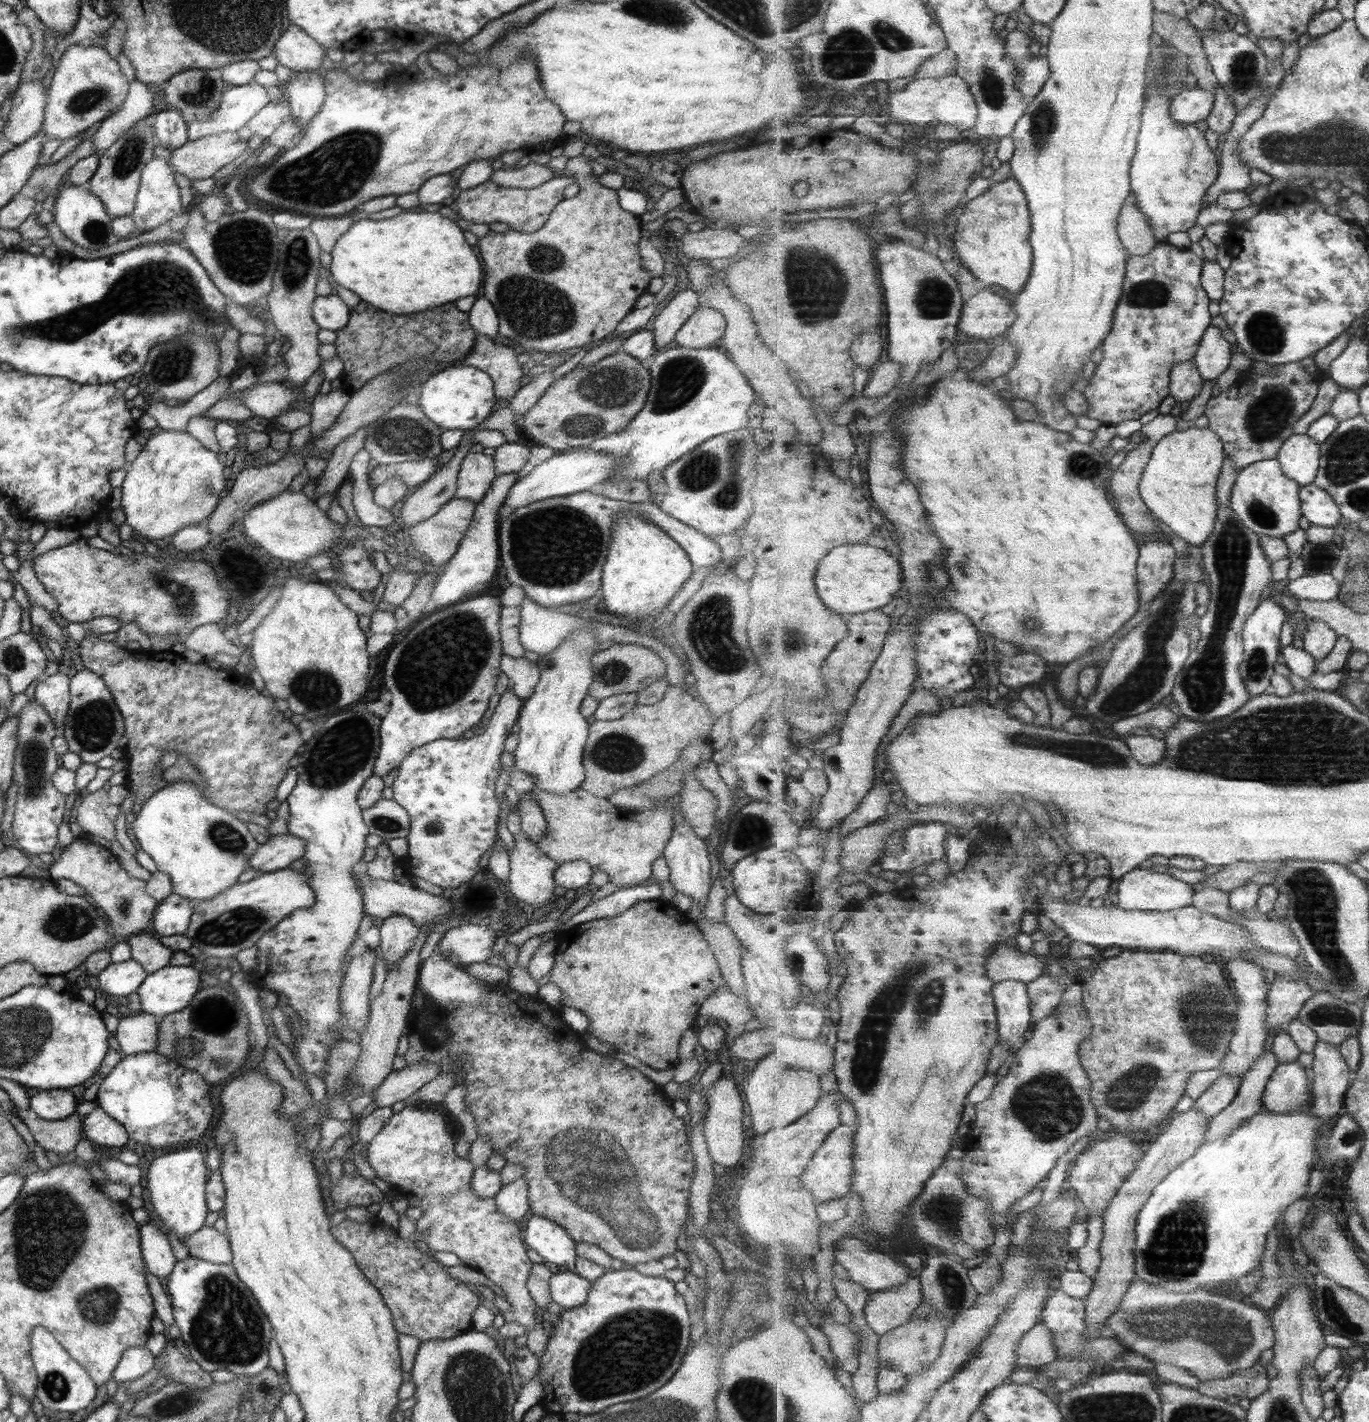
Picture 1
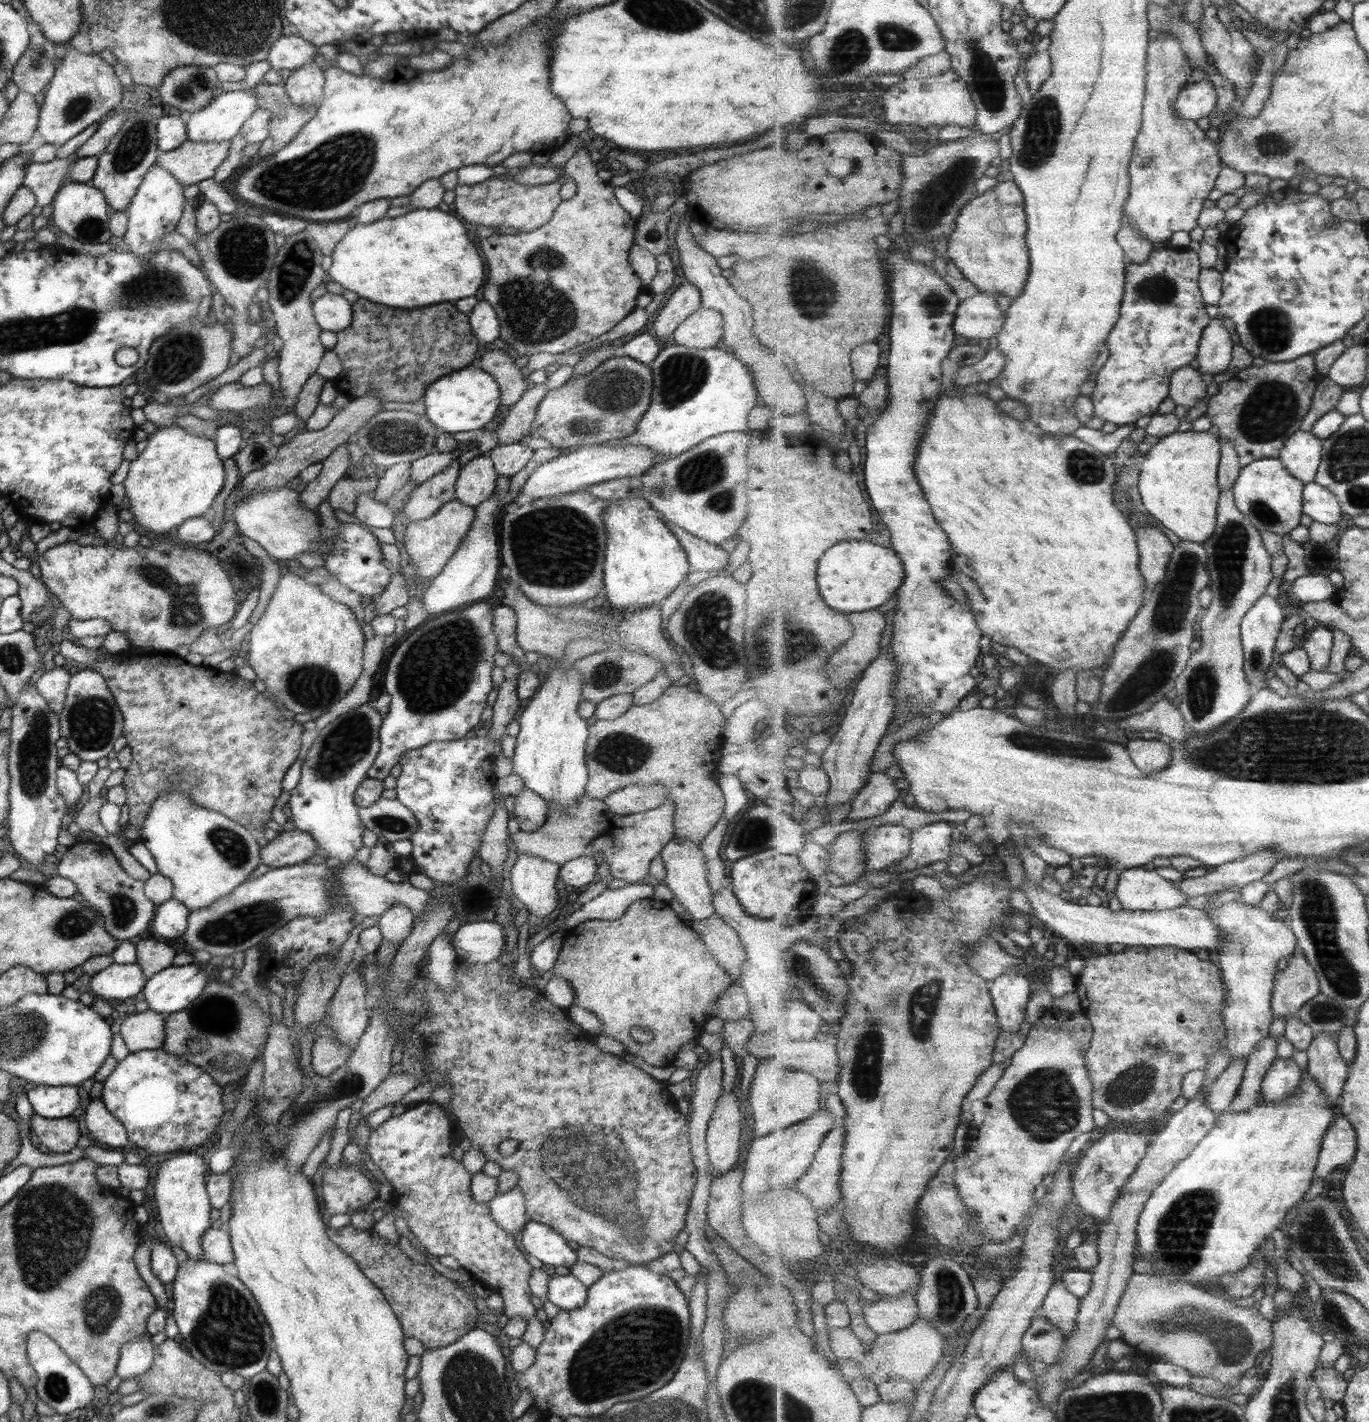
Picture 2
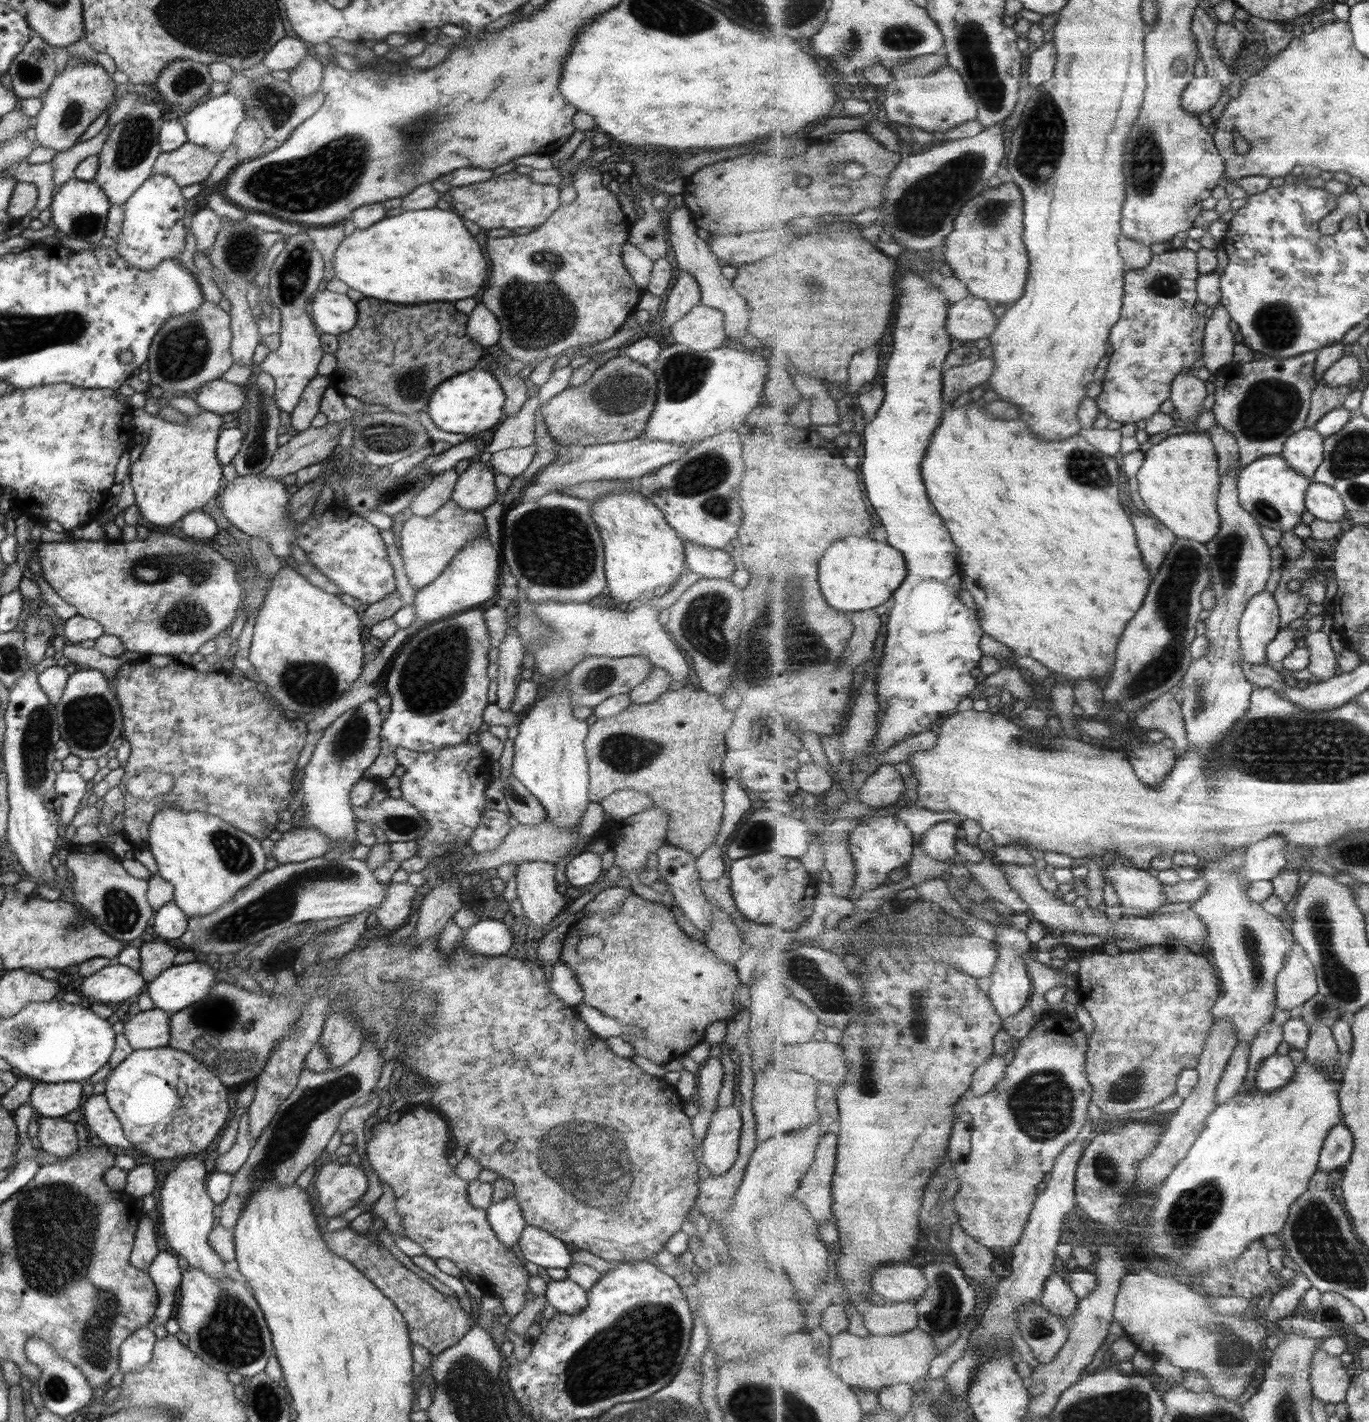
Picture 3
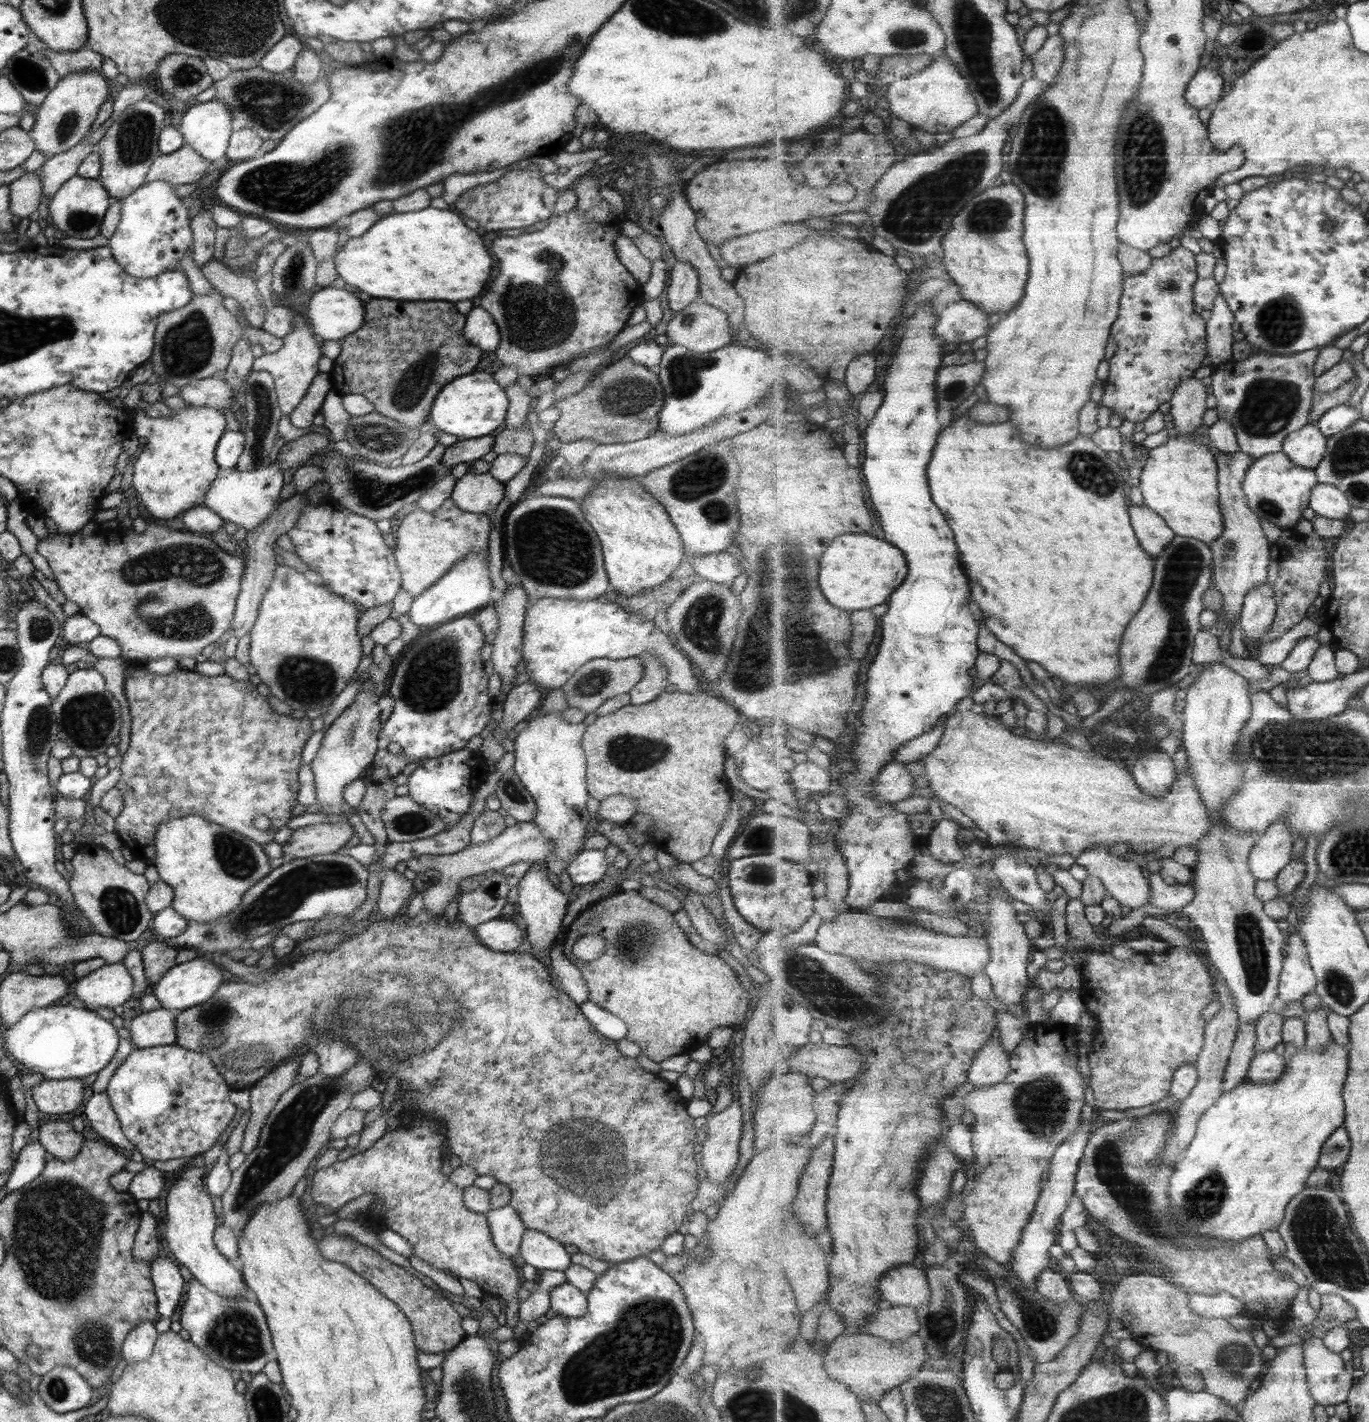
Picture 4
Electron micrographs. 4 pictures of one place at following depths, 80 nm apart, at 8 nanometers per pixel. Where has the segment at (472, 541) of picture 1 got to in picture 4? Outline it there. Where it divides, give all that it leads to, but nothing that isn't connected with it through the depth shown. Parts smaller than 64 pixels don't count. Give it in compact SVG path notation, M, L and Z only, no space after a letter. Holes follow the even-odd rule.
M467 553L462 559L457 560L439 580L436 580L435 584L413 598L410 609L406 612L410 616L410 621L418 627L430 629L434 625L471 614L473 610L487 604L492 588L487 568L489 568L487 555Z

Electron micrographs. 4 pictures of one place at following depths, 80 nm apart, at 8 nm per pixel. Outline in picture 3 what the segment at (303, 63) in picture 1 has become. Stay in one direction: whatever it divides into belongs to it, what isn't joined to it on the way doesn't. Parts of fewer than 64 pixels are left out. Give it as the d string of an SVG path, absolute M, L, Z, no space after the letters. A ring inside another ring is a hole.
M284 35L283 38L275 41L275 44L272 44L269 52L263 57L261 64L270 71L290 71L299 64L306 52L307 49L303 41Z

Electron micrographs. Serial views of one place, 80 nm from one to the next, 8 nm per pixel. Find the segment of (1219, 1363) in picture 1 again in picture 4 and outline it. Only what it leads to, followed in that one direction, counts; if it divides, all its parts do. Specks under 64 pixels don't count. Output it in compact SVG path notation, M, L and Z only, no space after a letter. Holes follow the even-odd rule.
M1141 1273L1140 1275L1125 1275L1118 1277L1113 1284L1109 1299L1109 1316L1121 1319L1125 1311L1133 1313L1133 1322L1127 1324L1133 1338L1146 1348L1155 1351L1166 1351L1173 1357L1177 1366L1193 1366L1202 1374L1205 1382L1205 1391L1226 1400L1231 1406L1239 1406L1245 1402L1250 1393L1253 1381L1261 1378L1263 1373L1263 1352L1253 1335L1256 1329L1237 1330L1231 1326L1229 1320L1207 1320L1199 1316L1190 1305L1187 1292L1173 1284L1162 1275Z

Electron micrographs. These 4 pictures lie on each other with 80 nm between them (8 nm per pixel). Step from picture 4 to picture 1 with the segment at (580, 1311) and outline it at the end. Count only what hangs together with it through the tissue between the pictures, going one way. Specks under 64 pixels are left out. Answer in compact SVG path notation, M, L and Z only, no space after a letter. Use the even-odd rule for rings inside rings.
M571 1270L559 1271L550 1276L550 1297L562 1310L578 1307L584 1303L590 1286L590 1281Z

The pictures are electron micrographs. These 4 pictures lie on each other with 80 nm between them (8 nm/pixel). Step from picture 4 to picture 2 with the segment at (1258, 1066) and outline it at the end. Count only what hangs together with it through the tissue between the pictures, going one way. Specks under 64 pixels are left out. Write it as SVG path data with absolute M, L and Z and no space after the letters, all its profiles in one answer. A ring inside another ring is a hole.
M1277 1057L1263 1079L1262 1096L1279 1104L1293 1096L1303 1081L1303 1070L1293 1058Z

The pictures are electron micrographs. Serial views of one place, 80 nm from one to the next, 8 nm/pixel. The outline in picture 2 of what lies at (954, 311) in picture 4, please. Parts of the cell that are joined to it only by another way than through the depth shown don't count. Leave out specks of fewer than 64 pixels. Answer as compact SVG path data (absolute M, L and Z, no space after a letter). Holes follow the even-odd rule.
M978 291L972 297L961 300L954 329L966 339L997 337L1006 323L1007 314L1001 311L995 296Z

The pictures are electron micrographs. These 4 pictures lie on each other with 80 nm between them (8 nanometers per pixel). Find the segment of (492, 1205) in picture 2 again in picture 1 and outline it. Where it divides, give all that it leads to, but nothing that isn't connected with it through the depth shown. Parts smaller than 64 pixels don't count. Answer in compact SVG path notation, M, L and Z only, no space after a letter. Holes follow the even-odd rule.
M524 1176L509 1181L509 1184L503 1185L493 1196L496 1207L503 1216L517 1223L529 1207L527 1191L527 1179Z

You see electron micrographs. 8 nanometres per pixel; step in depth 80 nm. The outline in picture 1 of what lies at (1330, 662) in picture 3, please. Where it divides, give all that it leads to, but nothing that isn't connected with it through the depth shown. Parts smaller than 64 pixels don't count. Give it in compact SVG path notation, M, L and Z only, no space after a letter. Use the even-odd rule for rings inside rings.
M1307 618L1308 621L1305 627L1302 627L1301 632L1304 637L1304 649L1313 655L1316 661L1325 660L1337 644L1338 635L1332 630L1331 626L1324 620L1318 618Z

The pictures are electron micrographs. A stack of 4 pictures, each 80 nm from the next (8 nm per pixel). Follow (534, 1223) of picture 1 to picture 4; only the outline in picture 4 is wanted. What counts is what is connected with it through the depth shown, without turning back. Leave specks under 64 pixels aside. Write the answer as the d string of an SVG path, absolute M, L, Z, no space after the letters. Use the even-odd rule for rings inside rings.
M526 1229L518 1246L524 1262L533 1268L564 1271L570 1265L570 1249L542 1232Z

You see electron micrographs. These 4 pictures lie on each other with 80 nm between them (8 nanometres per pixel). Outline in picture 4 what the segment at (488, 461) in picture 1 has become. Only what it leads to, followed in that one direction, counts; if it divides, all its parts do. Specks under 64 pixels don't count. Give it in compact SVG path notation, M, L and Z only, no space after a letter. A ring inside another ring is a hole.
M467 472L456 480L450 498L459 510L485 514L494 511L504 497L504 484L489 473Z

